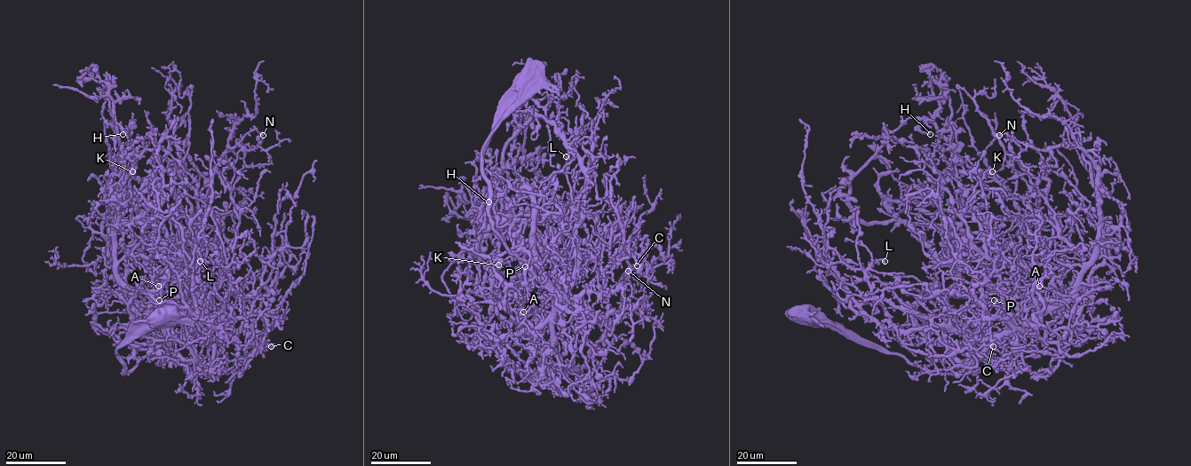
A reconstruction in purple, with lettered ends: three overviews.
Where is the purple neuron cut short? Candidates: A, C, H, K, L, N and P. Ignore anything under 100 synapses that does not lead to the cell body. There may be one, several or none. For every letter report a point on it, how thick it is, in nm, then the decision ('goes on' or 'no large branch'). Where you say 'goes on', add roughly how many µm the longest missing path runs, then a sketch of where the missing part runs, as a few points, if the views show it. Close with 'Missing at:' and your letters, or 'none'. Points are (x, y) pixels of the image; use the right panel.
A: at (1039, 286); 500 nm thick; no large branch
C: at (993, 346); 600 nm thick; no large branch
H: at (930, 134); 440 nm thick; no large branch
K: at (992, 171); 500 nm thick; no large branch
L: at (885, 261); 320 nm thick; no large branch
N: at (999, 135); 400 nm thick; no large branch
P: at (994, 300); 440 nm thick; goes on; about 70 µm are missing; missing branch runs (994, 300), (954, 282), (939, 281), (910, 272), (883, 256), (878, 250), (877, 240), (870, 229), (876, 208)
Missing at: P

